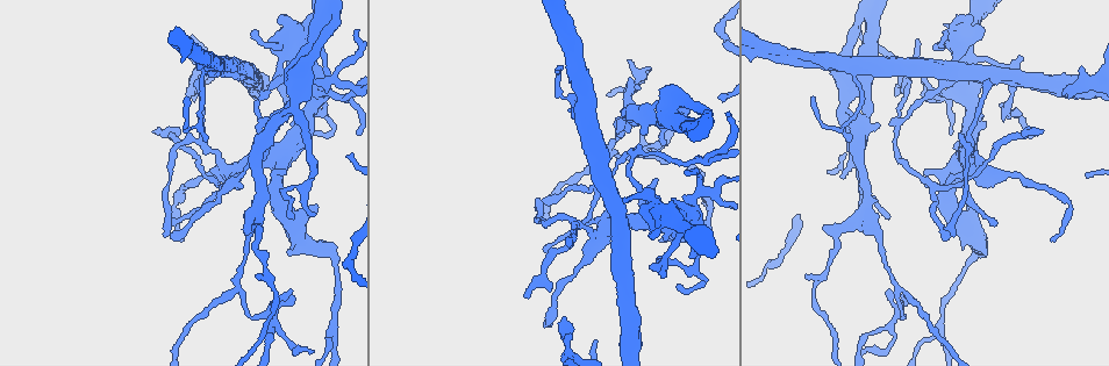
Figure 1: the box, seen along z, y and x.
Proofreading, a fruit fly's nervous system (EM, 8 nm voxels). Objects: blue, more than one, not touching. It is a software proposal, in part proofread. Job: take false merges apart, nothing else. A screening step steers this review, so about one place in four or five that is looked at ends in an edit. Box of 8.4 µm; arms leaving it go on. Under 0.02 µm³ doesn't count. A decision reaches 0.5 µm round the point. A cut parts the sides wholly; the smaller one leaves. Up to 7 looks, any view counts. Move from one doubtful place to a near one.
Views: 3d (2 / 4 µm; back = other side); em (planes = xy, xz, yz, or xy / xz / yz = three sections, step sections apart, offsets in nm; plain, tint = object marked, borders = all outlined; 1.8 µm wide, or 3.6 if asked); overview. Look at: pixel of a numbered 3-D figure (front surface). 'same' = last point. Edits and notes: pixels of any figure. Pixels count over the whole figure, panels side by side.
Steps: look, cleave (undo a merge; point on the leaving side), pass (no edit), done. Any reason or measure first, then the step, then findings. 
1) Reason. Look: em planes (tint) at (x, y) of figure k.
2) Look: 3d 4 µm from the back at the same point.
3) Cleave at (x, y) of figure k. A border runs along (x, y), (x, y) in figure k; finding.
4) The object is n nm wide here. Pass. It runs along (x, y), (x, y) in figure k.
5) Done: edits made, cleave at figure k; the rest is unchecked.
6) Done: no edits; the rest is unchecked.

Sharp bend. Look: em planes (tint) at (935, 184) of figure 1.

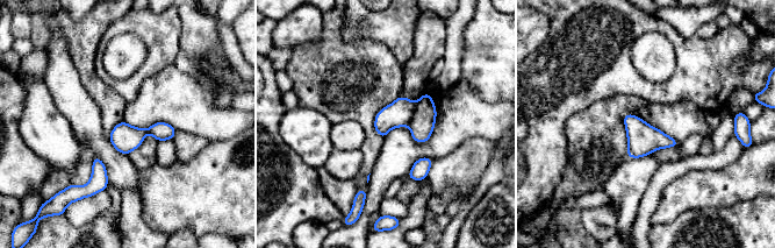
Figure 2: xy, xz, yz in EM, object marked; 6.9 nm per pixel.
Cleave at (400, 113) of figure 2. A second neuron is stuck on.

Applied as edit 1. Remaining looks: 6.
Look: overview.

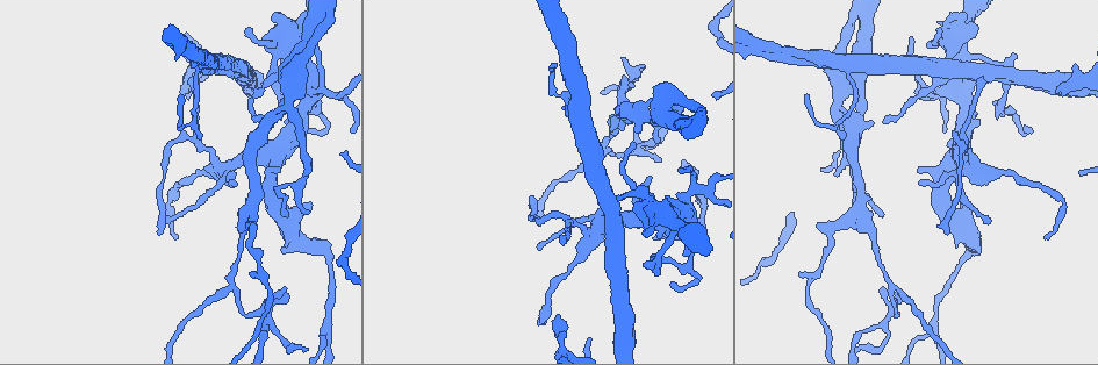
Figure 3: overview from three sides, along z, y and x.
Sharp bend. Look: em xz step 8 (tint) at (679, 109) of figure 3.

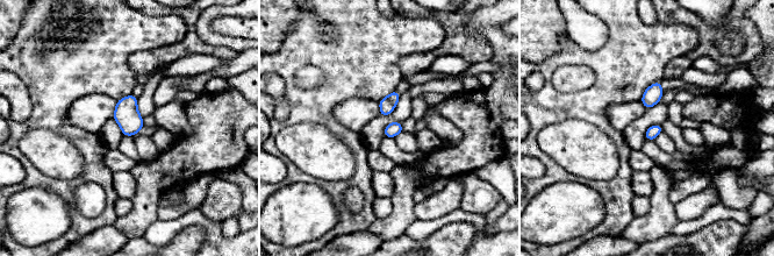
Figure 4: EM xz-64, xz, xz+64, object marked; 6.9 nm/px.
Pass. One neuron here.

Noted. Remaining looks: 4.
Sharp bend. Look: 3d 4 µm at (287, 77) of figure 3.

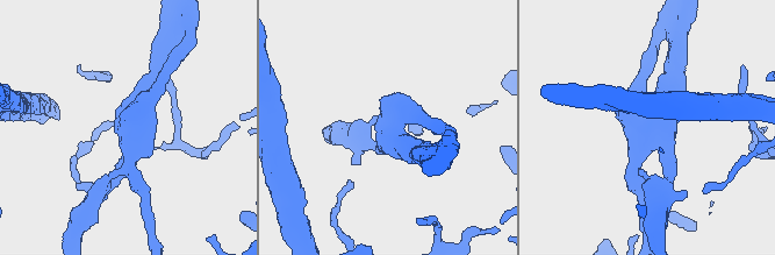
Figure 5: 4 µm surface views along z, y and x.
Look: em planes (tint) at (128, 123) of figure 5.

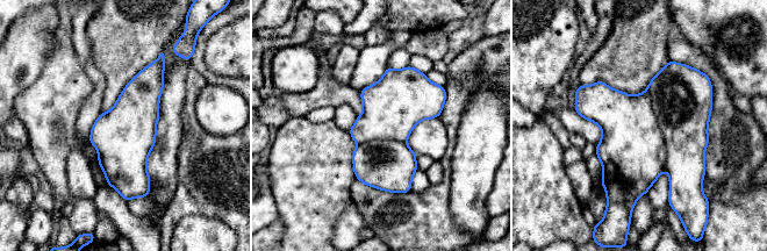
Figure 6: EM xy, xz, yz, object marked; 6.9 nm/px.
Pass. Continuous, no second neuron.

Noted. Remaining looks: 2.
Done: edits made, cleave at figure 2; the rest is unchecked.

